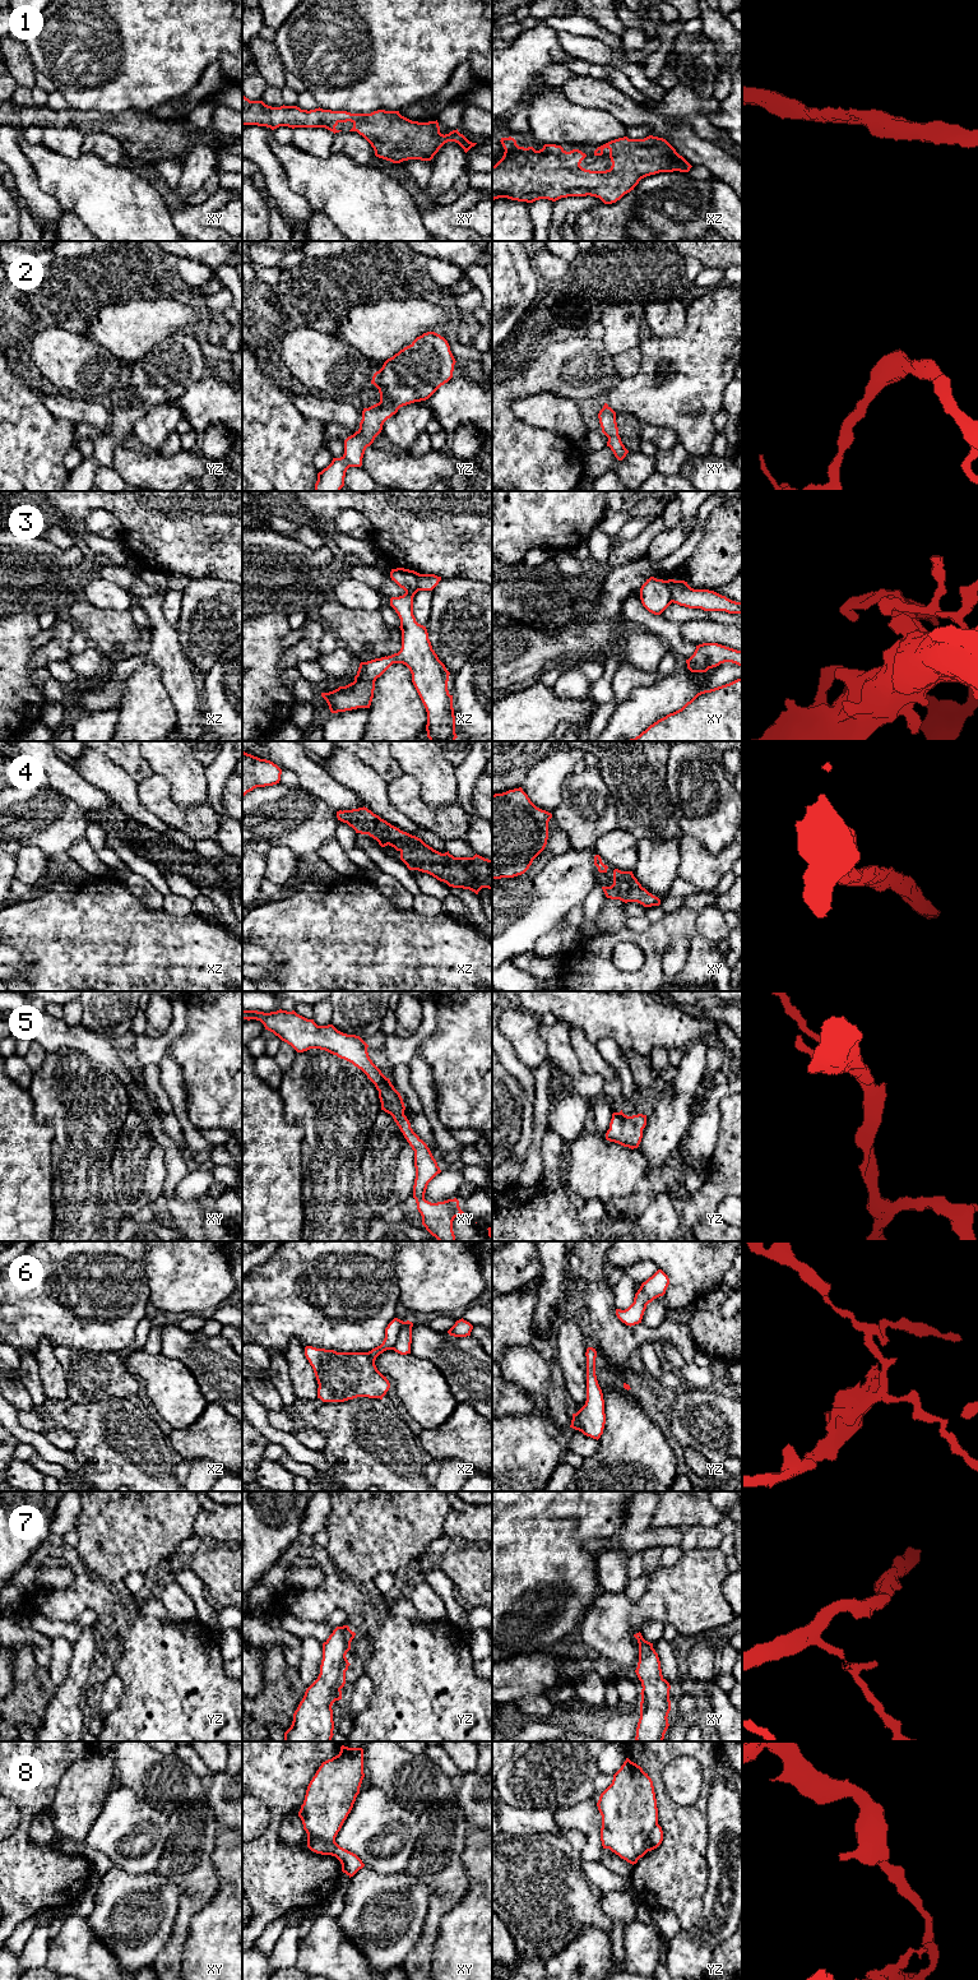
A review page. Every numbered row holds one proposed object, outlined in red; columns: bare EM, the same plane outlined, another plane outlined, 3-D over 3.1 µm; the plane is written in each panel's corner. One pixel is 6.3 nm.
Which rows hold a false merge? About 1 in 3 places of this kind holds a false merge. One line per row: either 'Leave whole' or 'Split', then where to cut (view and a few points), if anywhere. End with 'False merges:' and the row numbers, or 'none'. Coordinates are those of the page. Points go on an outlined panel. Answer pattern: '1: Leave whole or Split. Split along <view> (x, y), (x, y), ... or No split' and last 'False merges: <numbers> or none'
1: Leave whole. No split
2: Leave whole. No split
3: Split. Split along xy (666, 581), (672, 601)
4: Leave whole. No split
5: Leave whole. No split
6: Split. Split along xz (404, 1322), (392, 1349)
7: Leave whole. No split
8: Split. Split along xy (307, 1835), (316, 1836), (329, 1846), (334, 1844)
False merges: 3, 6, 8

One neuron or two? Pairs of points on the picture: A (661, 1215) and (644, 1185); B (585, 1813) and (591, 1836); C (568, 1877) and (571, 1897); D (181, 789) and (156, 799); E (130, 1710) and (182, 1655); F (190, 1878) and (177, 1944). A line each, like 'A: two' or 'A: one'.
A: two
B: one
C: one
D: two
E: one
F: one

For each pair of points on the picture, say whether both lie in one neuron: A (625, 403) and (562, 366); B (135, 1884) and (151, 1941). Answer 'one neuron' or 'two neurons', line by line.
A: two neurons
B: one neuron

